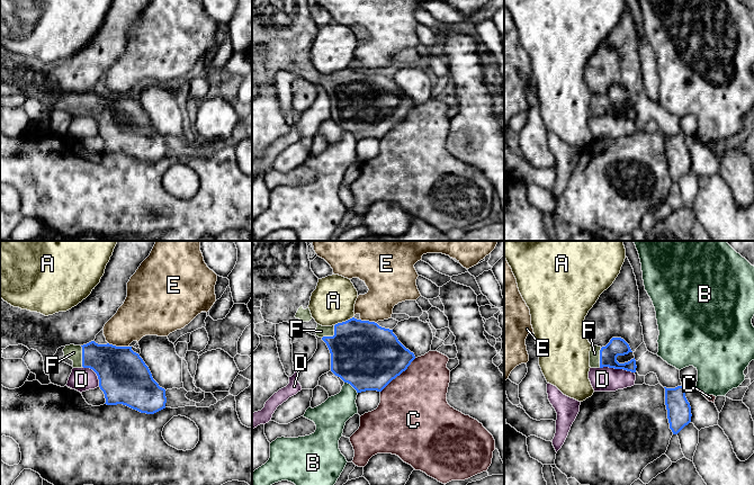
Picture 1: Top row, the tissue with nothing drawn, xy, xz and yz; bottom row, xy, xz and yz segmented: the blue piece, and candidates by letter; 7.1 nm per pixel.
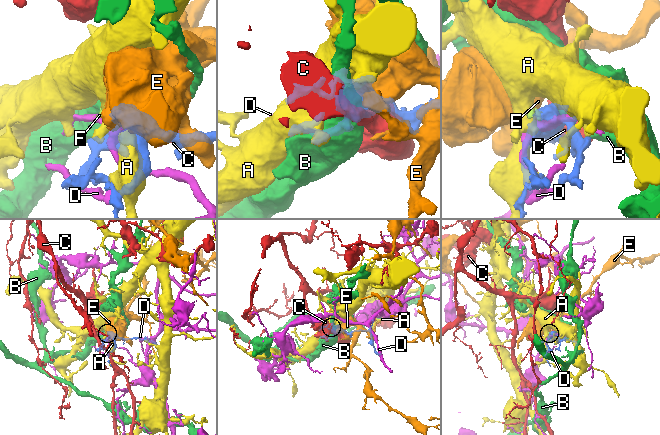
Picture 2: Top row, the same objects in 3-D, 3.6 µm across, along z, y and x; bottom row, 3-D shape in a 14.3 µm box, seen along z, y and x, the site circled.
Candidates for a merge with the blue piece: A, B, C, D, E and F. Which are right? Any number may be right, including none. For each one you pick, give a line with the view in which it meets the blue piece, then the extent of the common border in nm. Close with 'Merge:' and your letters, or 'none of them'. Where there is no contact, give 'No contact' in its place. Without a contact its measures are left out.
F: Touches blue in xz. Shared border 130 nm
Merge: F

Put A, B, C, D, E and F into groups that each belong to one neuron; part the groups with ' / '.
A / B / C / D / E / F

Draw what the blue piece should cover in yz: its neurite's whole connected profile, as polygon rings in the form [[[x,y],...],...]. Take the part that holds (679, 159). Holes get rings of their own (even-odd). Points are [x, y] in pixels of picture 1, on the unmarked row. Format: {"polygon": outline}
{"polygon": [[[683,134],[664,136],[670,177],[673,182],[677,182],[691,170],[691,154],[685,145],[685,136]]]}

